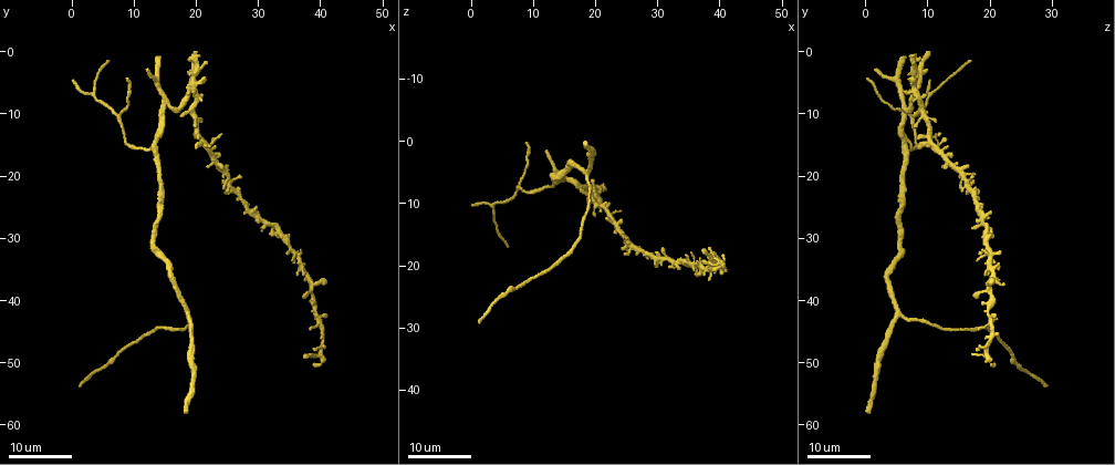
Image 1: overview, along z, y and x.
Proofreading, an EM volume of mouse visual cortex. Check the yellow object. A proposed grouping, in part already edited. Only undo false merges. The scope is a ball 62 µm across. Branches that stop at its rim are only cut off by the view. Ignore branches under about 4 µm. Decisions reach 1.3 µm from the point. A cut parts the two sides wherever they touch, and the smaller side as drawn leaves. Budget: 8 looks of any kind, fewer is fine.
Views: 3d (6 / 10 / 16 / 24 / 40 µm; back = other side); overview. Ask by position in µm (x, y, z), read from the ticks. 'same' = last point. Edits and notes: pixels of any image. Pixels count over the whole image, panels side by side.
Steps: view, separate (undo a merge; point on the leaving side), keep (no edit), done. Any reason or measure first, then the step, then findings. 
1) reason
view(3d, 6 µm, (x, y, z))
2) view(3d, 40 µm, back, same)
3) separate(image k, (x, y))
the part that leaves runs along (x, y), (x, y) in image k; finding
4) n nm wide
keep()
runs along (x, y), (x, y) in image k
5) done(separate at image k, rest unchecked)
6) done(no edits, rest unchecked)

view(3d, 24 µm, (19.0, 42.0, 5.5))

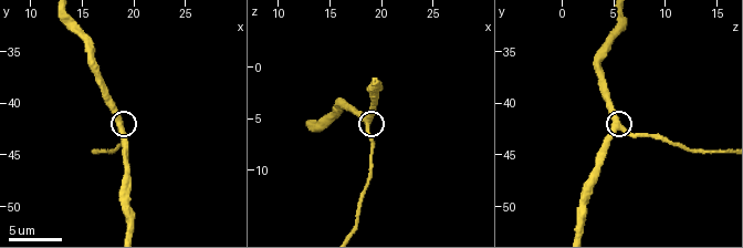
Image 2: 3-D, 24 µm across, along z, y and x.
closer look
view(3d, 10 µm, (18.4, 42.4, 5.6))

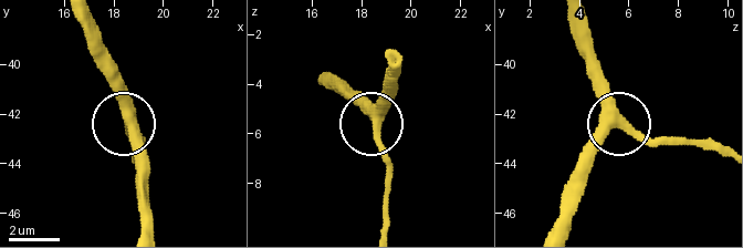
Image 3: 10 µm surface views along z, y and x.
3 arms
keep()
runs along (79, 18), (140, 168) in image 3; continuous, no second cell

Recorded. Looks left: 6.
branch point
view(3d, 24 µm, (7.5, 10.0, 8.0))

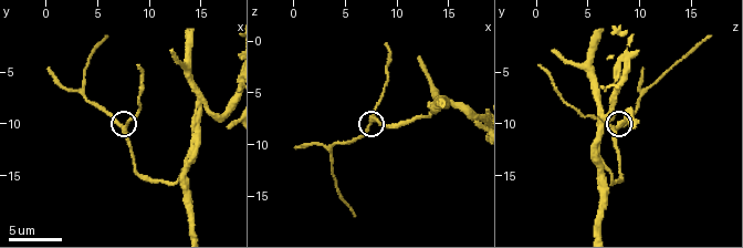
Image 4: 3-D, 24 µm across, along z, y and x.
view(3d, 10 µm, (7.4, 10.6, 7.8))

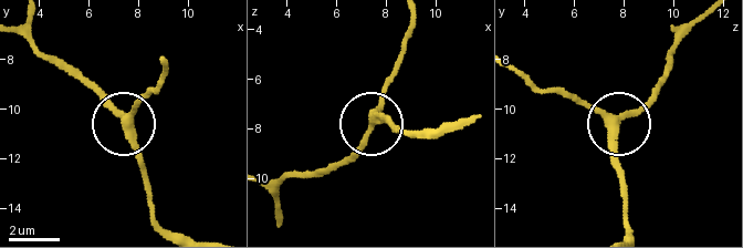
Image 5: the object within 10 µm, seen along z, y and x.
290 nm wide
keep()
runs along (625, 229), (619, 127), (564, 91) in image 5; continuous, no second cell

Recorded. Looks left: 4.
view(3d, 10 µm, (15.8, 8.6, 6.2))

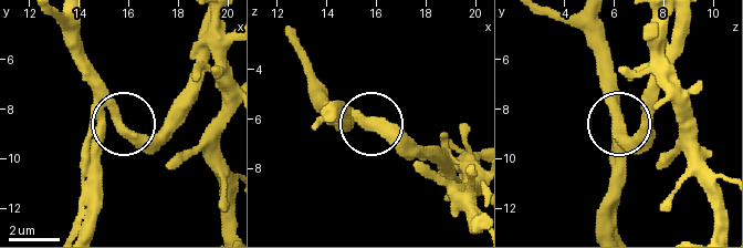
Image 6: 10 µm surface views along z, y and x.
keep()
runs along (71, 228), (86, 145), (122, 120), (73, 59) in image 6; continuous, no second cell

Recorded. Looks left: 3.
view(3d, 10 µm, (13.0, 14.6, 7.2))

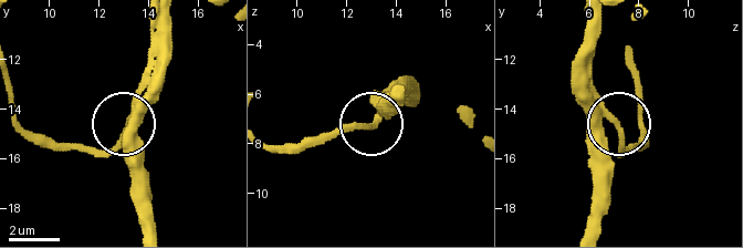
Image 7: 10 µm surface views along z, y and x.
keep()
continuous, no second cell

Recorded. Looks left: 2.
done(no edits, rest unchecked)

